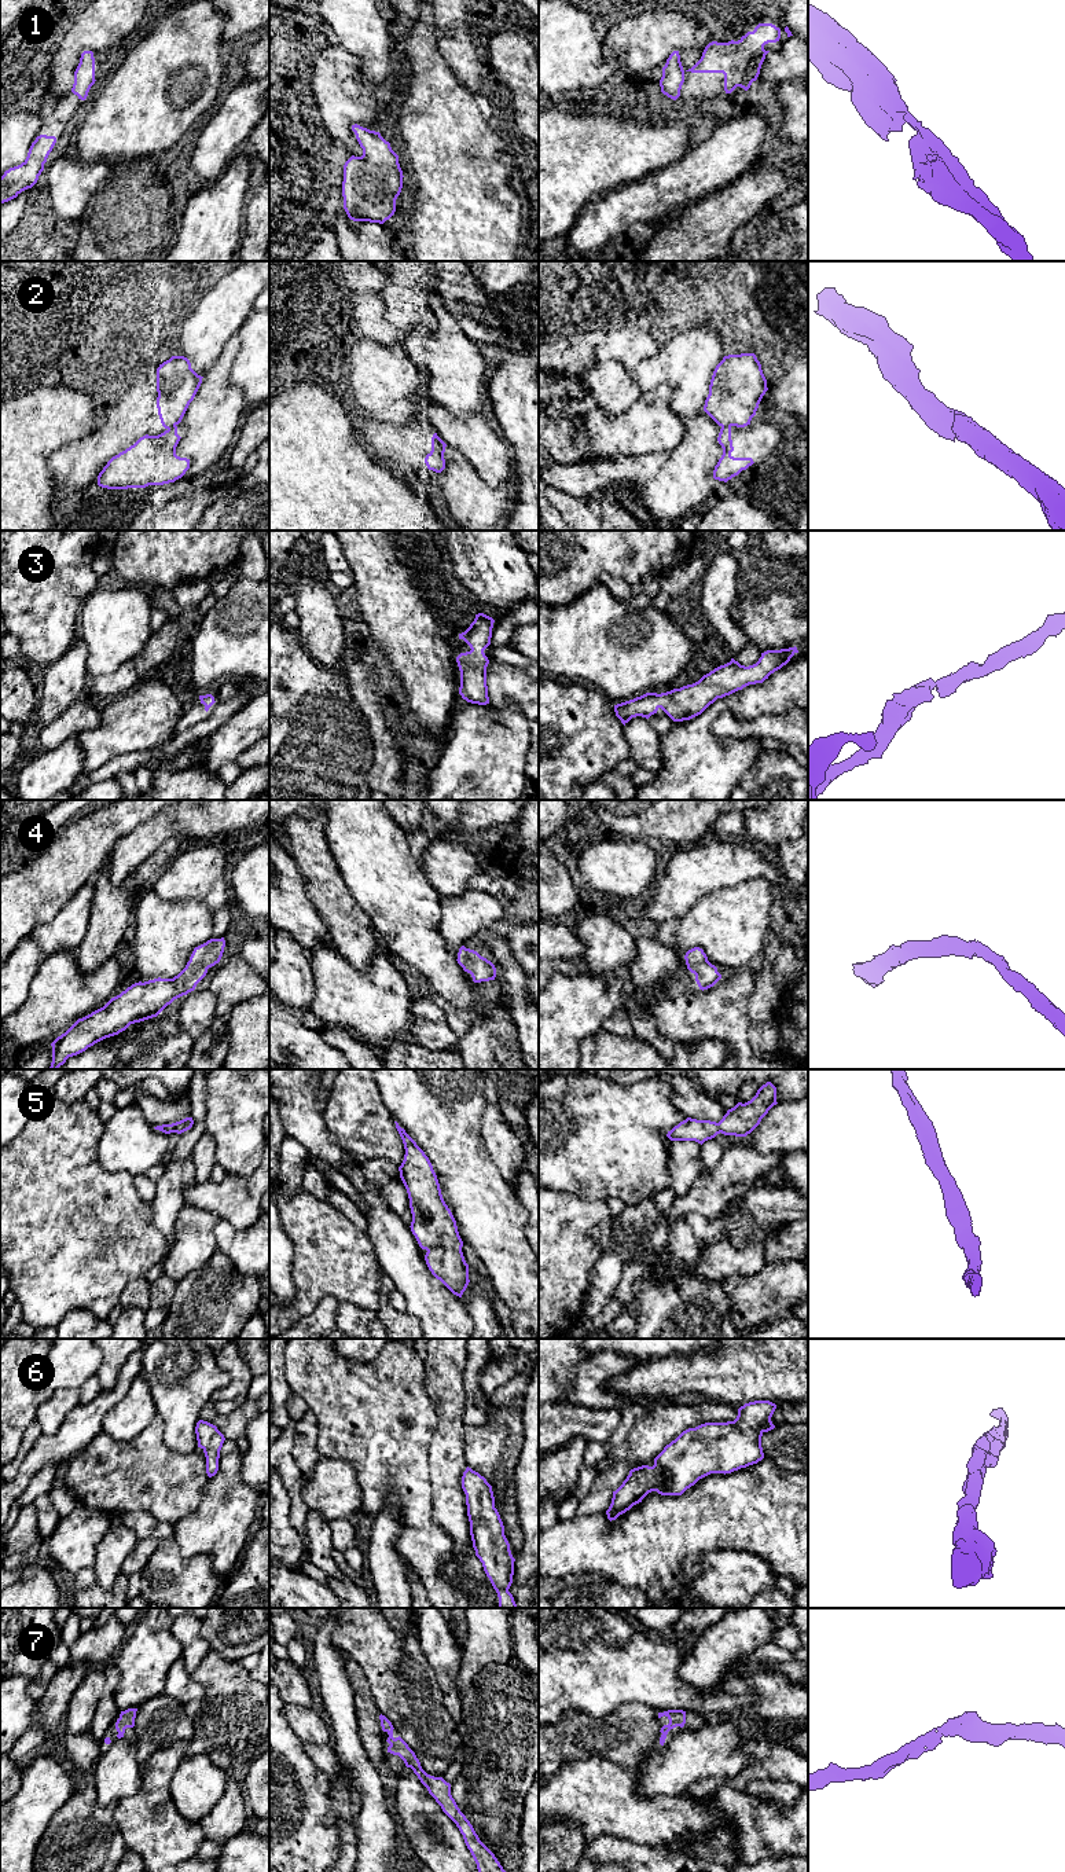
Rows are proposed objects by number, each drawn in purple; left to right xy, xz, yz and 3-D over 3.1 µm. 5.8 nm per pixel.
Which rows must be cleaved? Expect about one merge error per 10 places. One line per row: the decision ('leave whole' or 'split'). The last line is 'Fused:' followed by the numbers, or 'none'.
1: leave whole
2: split
3: leave whole
4: leave whole
5: leave whole
6: leave whole
7: leave whole
Fused: 2

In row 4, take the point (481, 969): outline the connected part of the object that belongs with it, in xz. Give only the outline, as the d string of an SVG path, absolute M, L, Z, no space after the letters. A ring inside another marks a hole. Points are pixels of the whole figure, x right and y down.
M464 946L459 948L456 961L464 972L471 974L474 983L489 981L496 977L495 965L477 951L466 948Z

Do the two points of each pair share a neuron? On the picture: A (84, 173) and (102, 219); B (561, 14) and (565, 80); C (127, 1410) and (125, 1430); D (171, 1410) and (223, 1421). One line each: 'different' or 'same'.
A: different
B: same
C: same
D: different

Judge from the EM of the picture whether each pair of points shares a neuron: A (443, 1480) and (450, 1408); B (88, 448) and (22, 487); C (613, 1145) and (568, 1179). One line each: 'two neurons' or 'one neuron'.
A: one neuron
B: two neurons
C: one neuron

